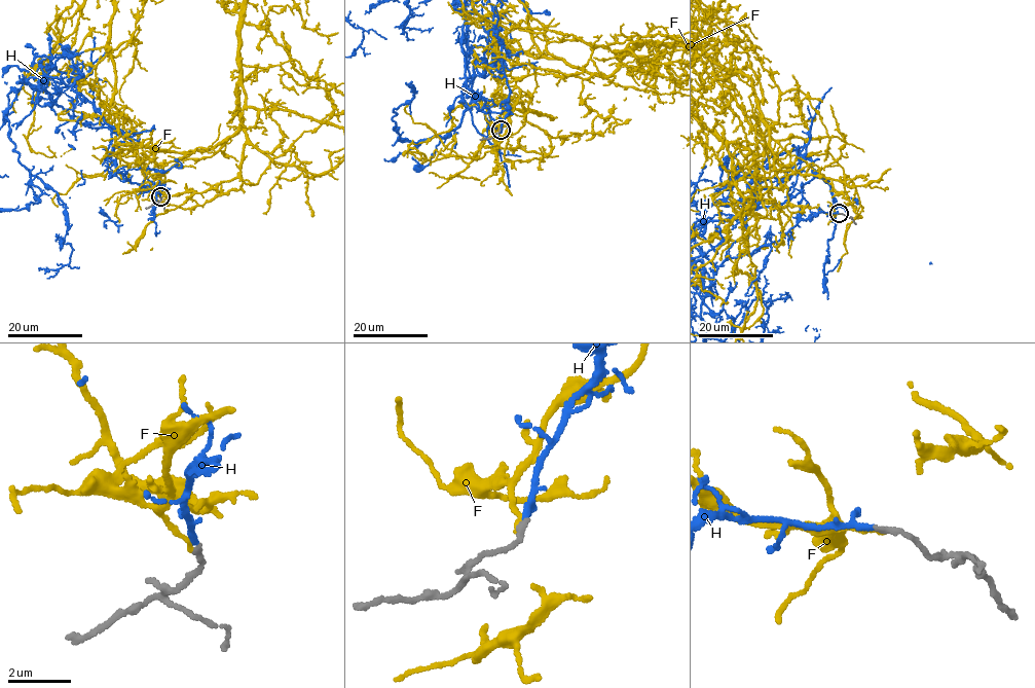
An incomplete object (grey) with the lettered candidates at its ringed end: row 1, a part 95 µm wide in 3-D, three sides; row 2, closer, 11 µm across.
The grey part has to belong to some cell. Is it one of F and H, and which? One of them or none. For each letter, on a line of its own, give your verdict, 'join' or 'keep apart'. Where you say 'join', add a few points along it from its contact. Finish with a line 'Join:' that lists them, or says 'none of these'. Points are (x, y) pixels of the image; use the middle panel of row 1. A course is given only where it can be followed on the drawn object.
F: keep apart
H: join
Join: H

